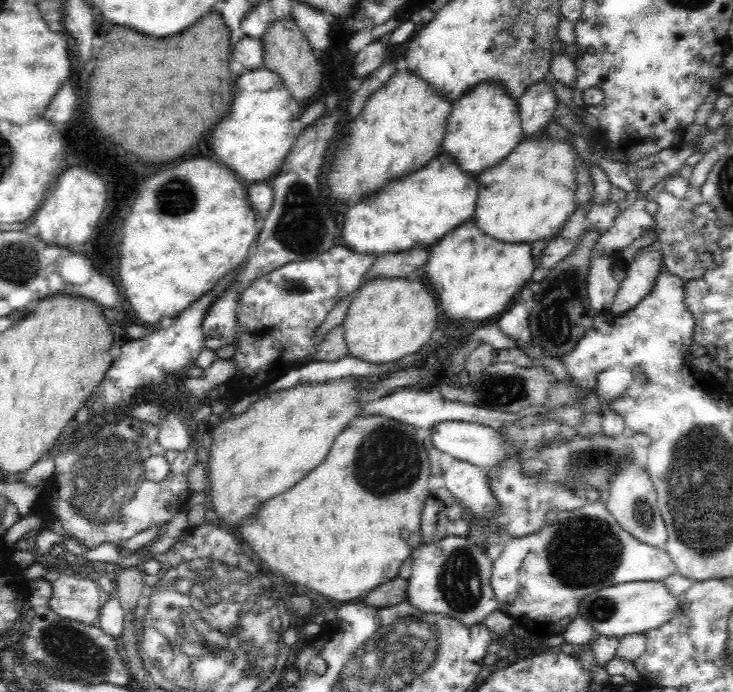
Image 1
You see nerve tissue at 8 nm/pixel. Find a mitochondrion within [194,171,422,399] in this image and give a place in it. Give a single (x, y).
(303, 227)

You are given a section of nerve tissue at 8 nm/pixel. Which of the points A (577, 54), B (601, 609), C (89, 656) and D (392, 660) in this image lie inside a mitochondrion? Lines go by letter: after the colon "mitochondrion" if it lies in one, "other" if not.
A: other
B: mitochondrion
C: mitochondrion
D: mitochondrion

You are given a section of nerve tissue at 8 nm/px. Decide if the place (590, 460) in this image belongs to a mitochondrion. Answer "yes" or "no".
yes

